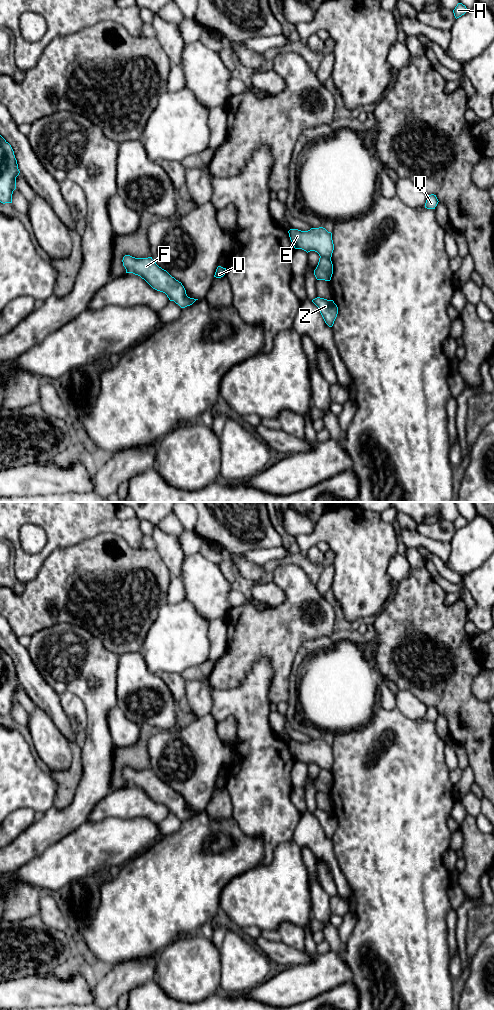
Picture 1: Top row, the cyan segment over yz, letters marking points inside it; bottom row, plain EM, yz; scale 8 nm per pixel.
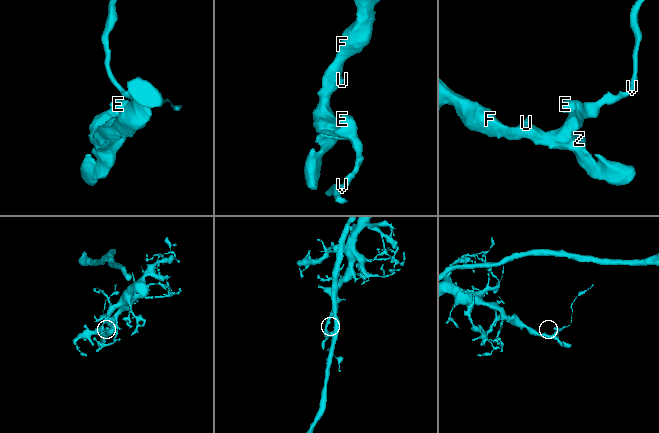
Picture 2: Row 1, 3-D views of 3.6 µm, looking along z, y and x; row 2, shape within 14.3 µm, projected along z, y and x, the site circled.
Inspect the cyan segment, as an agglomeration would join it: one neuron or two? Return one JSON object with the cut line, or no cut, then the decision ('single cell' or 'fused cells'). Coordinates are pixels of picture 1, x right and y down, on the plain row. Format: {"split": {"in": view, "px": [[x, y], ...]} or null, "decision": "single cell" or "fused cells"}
{"split": {"in": "yz", "px": [[320, 767], [330, 771]]}, "decision": "fused cells"}

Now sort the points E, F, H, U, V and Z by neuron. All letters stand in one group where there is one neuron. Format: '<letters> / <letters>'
E H V / F U Z

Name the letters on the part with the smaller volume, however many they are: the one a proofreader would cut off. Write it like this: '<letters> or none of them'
E, H, V

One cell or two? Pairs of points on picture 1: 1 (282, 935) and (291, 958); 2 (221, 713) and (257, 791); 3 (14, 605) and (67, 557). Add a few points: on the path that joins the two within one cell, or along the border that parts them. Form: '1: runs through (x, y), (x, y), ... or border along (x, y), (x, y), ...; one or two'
1: border along (264, 937), (282, 942), (299, 950), (305, 950); two
2: runs through (244, 722), (254, 733), (257, 747), (257, 768); one
3: runs through (28, 600), (57, 571); one

